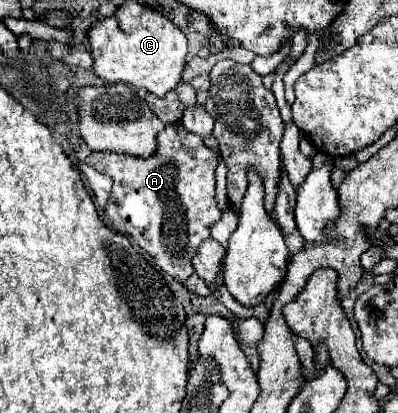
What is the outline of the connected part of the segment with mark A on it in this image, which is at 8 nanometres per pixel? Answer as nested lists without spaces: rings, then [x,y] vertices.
[[[175,123],[157,135],[157,151],[149,159],[93,151],[85,163],[113,179],[113,191],[105,209],[107,225],[131,237],[177,281],[193,275],[191,259],[223,213],[215,199],[217,155],[201,137],[183,129],[181,123]]]

